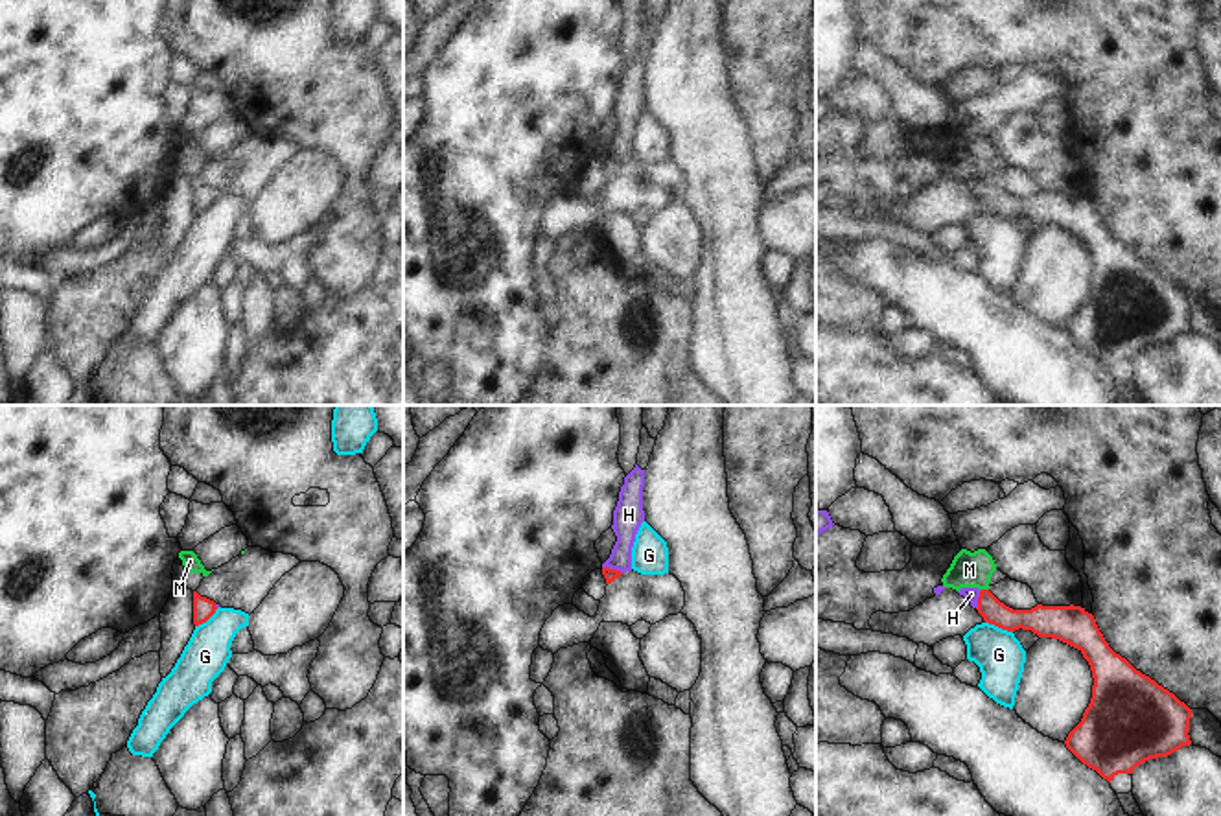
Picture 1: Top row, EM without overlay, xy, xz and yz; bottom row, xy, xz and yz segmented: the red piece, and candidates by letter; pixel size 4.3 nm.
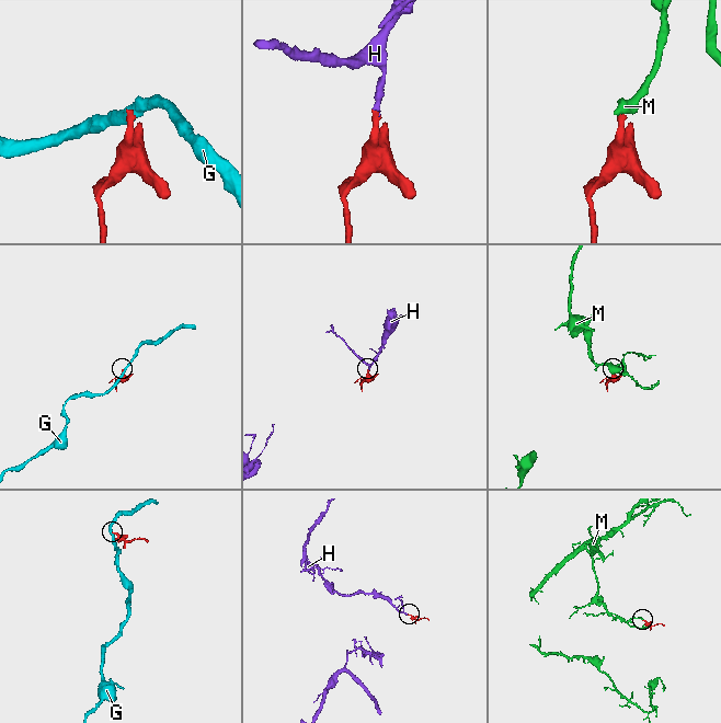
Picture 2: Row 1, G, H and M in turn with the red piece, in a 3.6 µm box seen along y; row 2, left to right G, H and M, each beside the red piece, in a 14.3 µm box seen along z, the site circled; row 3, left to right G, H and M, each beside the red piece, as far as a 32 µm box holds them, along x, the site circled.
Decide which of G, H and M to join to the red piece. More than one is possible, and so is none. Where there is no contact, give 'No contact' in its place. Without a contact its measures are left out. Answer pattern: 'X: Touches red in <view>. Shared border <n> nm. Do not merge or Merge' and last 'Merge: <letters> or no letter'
G: Touches red in yz. Shared border 130 nm. Do not merge
H: Touches red in xz. Shared border 90 nm. Merge
M: Touches red in yz. Shared border 30 nm. Do not merge
Merge: H

